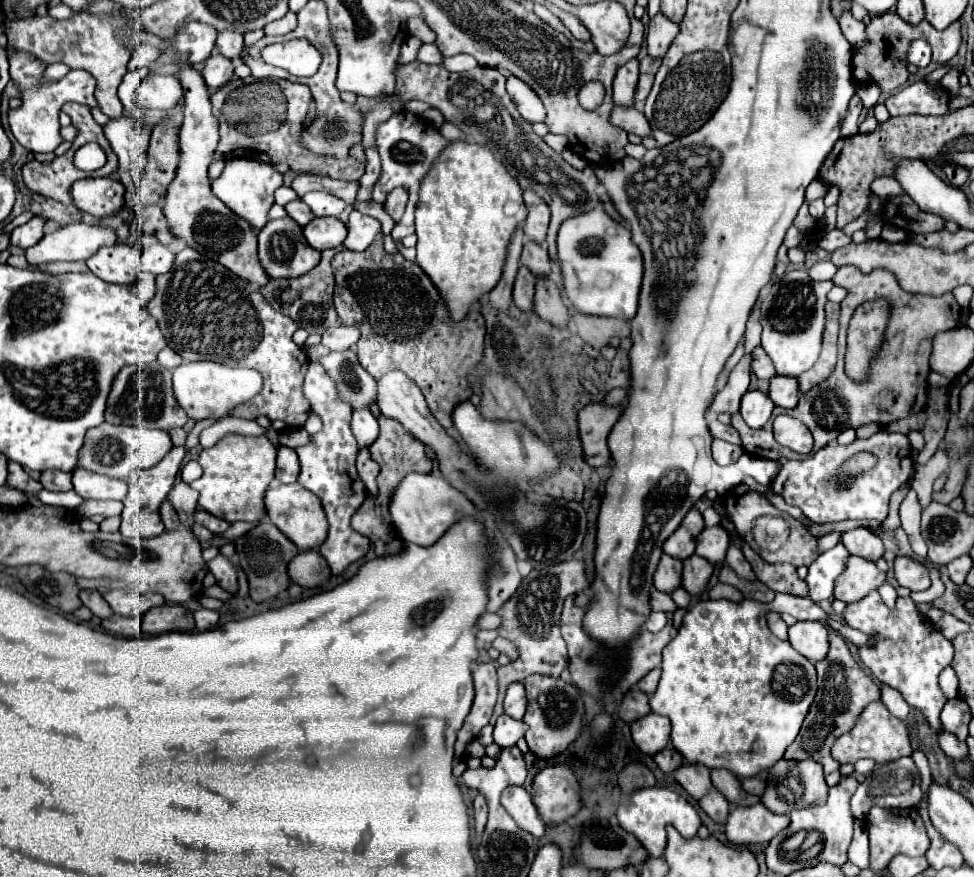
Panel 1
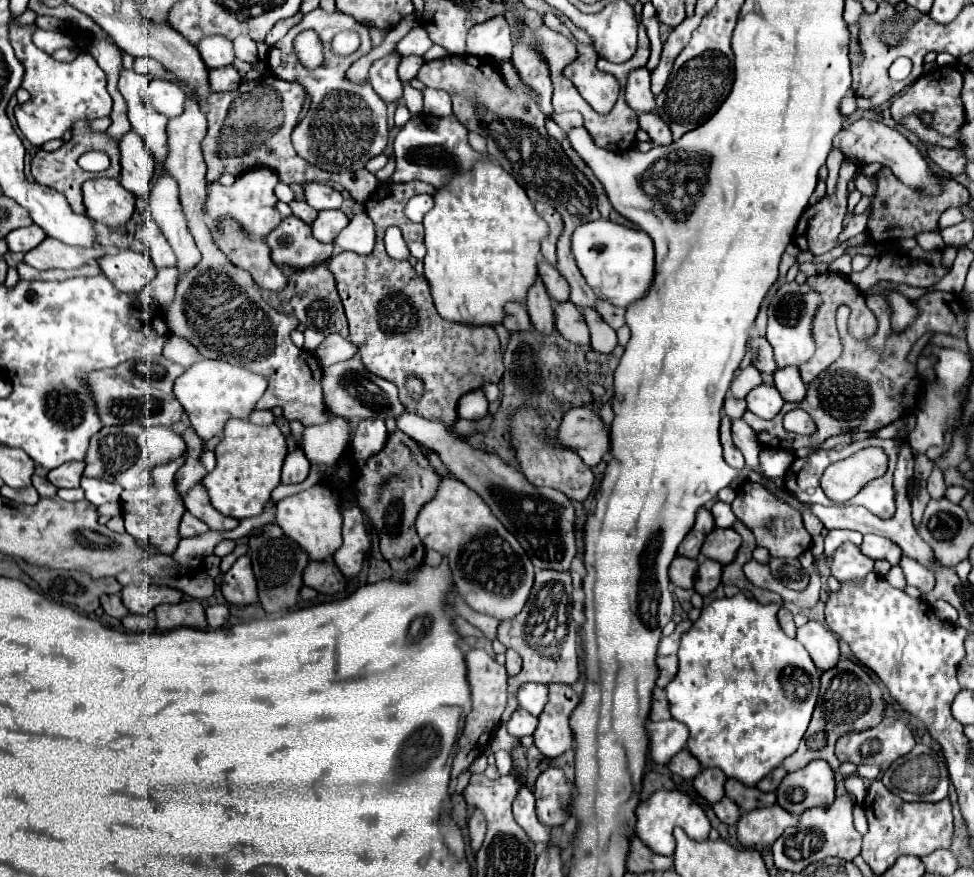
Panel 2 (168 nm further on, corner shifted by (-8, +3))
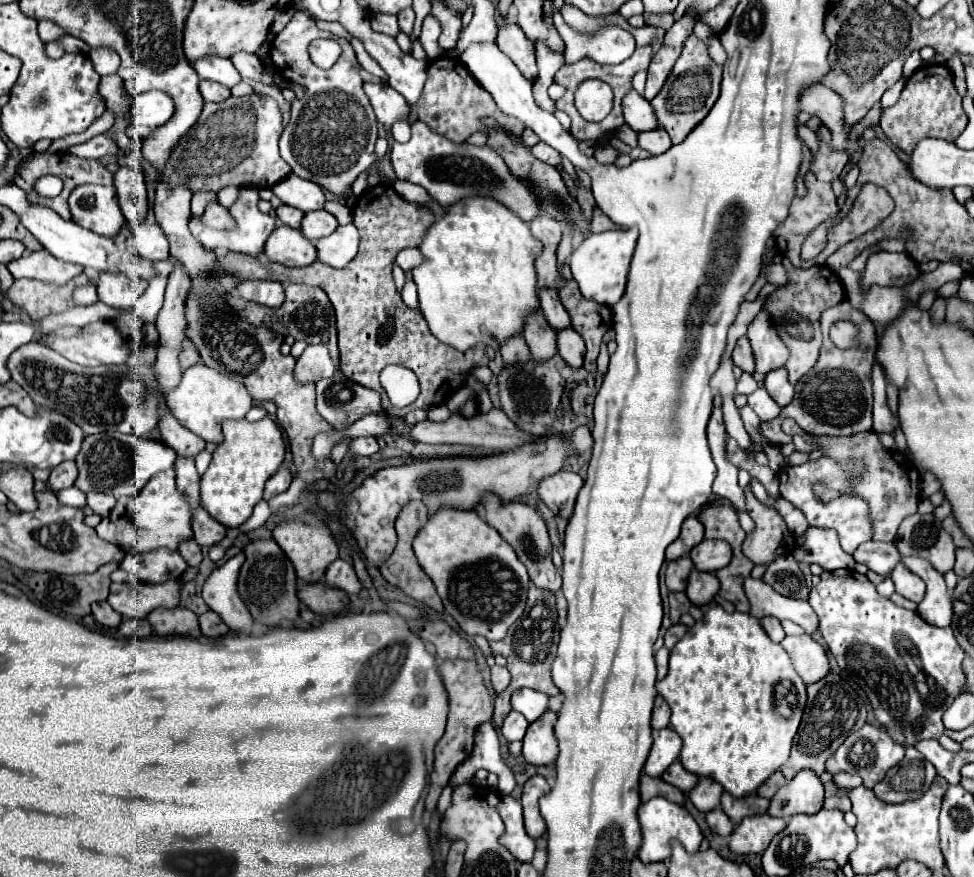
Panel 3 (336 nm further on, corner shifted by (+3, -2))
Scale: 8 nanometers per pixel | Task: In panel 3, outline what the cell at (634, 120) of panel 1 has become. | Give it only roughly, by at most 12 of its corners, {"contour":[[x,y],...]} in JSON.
{"contour":[[667,131],[639,133],[639,147],[661,155],[671,147]]}

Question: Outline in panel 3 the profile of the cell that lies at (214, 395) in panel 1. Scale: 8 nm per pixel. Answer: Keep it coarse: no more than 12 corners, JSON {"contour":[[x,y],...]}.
{"contour":[[203,363],[185,369],[165,401],[207,443],[243,419],[247,387]]}

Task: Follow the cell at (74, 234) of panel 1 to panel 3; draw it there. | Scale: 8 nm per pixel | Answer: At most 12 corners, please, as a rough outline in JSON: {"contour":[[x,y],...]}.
{"contour":[[45,249],[27,251],[7,269],[63,285],[83,267],[55,259]]}

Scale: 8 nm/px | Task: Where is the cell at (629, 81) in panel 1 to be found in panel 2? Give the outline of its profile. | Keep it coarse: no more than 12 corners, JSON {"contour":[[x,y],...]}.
{"contour":[[646,68],[630,72],[626,104],[638,114],[656,110]]}

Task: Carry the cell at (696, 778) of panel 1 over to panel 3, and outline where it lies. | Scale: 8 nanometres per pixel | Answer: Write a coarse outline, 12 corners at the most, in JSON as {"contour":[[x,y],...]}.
{"contour":[[701,777],[689,791],[689,799],[699,811],[719,807],[719,783]]}

